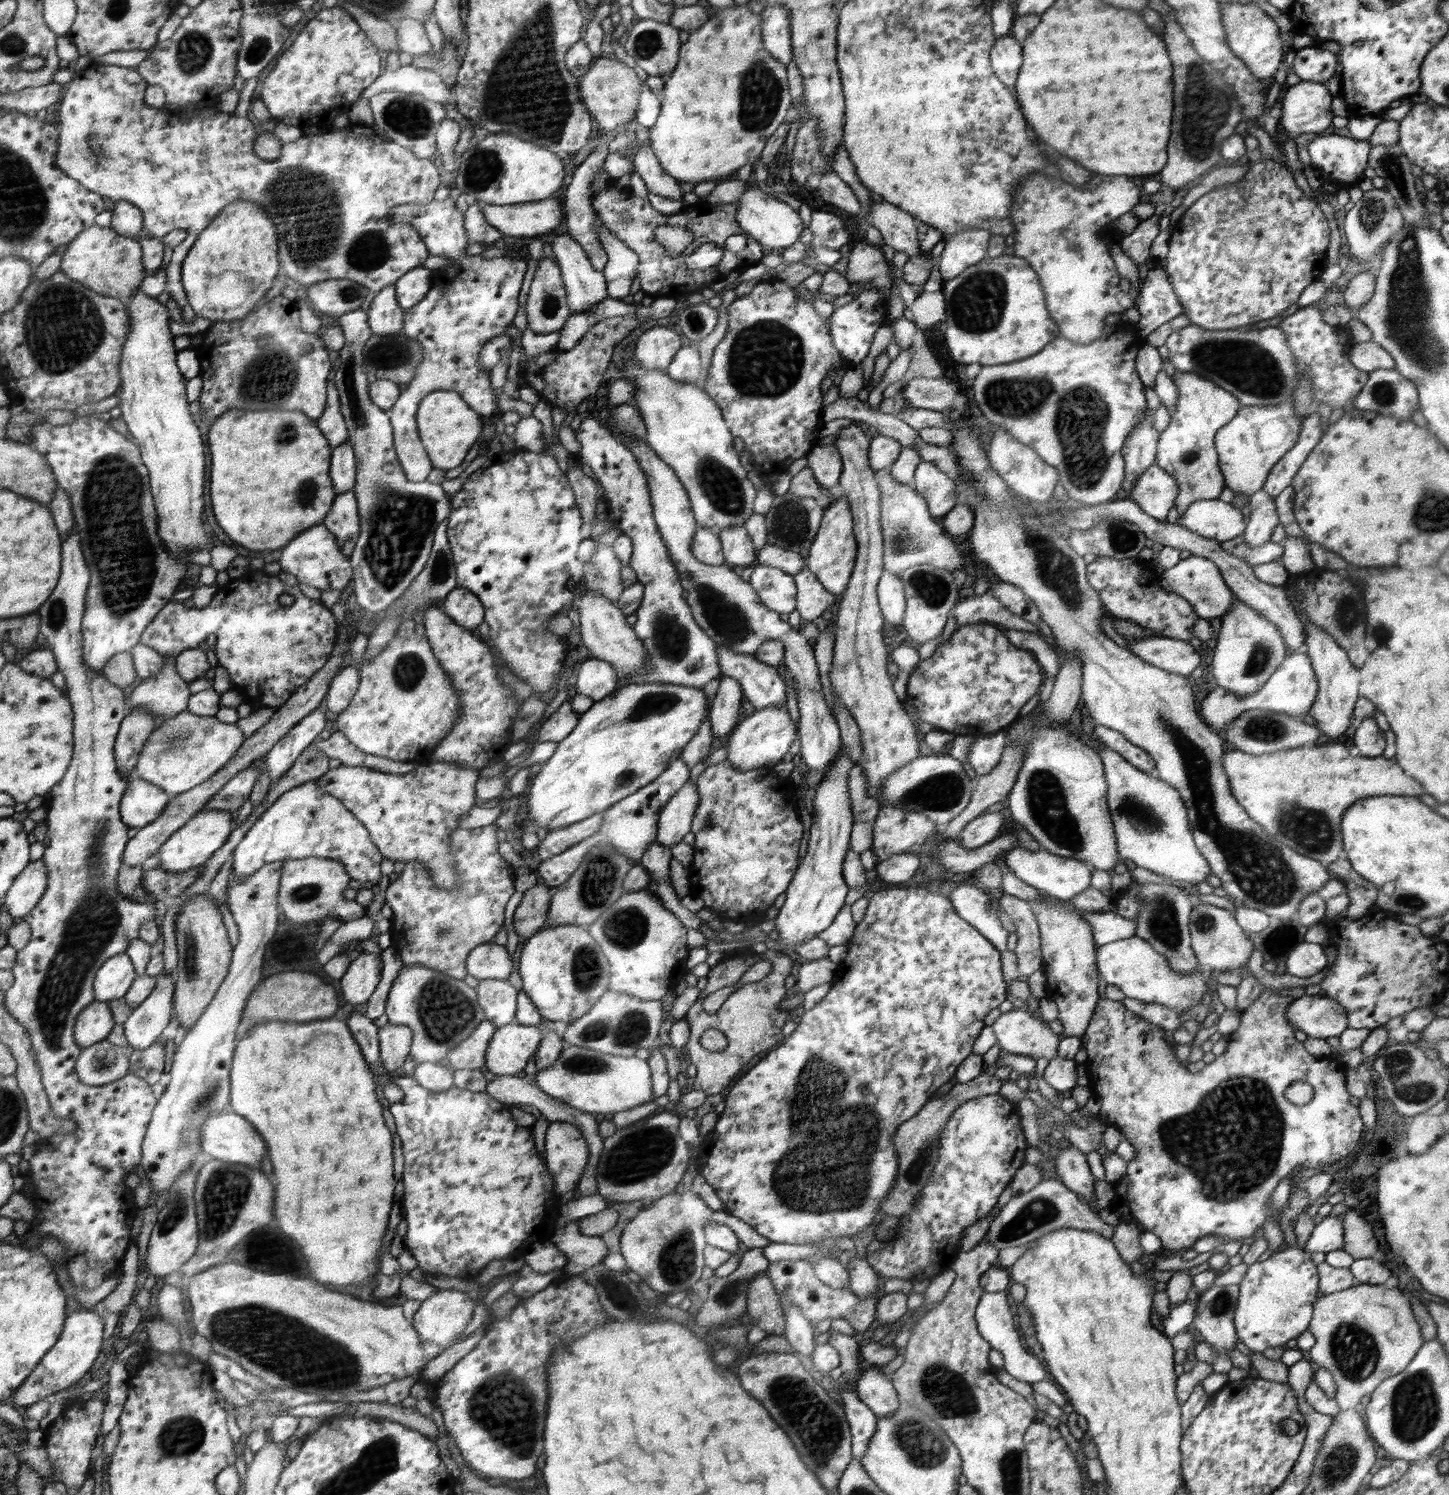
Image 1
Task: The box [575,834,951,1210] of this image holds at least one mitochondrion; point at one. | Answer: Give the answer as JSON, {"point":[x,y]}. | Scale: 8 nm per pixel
{"point":[643,1153]}

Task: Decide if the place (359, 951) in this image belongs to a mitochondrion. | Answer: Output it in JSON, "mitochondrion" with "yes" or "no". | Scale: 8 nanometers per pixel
{"mitochondrion":"no"}

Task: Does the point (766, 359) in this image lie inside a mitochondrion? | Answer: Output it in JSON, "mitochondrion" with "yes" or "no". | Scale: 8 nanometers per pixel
{"mitochondrion":"yes"}

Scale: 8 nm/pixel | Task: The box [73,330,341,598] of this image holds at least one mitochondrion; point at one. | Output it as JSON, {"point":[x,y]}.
{"point":[272,375]}

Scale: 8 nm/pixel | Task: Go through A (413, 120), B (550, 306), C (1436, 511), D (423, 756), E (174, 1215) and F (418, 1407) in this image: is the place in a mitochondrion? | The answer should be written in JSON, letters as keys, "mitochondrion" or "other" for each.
{"A":"mitochondrion","B":"mitochondrion","C":"mitochondrion","D":"other","E":"mitochondrion","F":"other"}

